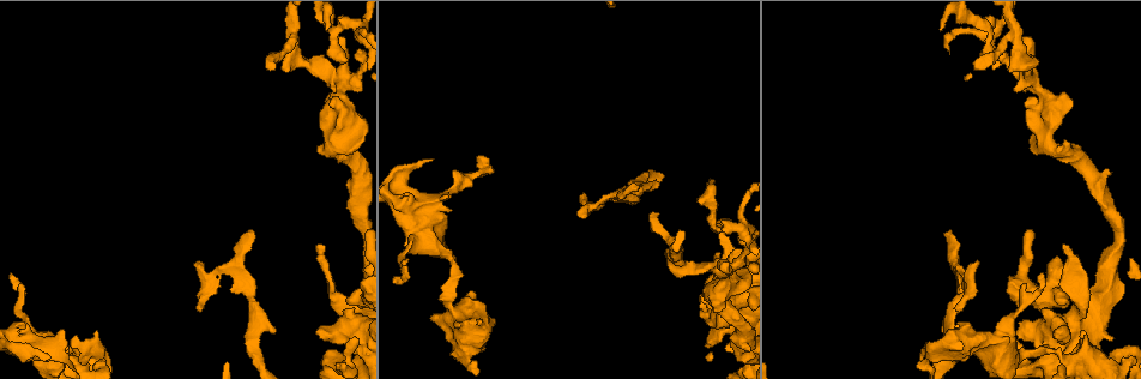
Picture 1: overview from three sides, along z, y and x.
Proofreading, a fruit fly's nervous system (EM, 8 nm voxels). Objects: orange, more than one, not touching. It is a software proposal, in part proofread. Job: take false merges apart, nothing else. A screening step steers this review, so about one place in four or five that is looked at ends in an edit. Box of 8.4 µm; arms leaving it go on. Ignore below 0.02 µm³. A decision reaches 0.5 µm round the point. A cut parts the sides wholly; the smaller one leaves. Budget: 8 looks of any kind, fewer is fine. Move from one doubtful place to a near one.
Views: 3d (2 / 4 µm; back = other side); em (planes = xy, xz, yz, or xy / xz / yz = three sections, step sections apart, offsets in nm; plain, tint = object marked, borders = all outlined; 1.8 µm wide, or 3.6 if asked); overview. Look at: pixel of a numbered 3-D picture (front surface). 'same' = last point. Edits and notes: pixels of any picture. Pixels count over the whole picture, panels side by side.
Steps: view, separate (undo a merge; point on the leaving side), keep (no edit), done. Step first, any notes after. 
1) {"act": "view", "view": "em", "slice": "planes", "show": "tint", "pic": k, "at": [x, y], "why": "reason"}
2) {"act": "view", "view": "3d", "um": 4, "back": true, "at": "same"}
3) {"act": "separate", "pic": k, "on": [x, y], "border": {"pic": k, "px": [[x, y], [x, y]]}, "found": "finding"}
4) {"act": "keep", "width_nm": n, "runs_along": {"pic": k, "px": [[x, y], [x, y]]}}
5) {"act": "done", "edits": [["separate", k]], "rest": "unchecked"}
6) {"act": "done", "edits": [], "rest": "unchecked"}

{"act": "view", "view": "3d", "um": 2, "pic": 1, "at": [339, 89], "why": "sudden change in width"}

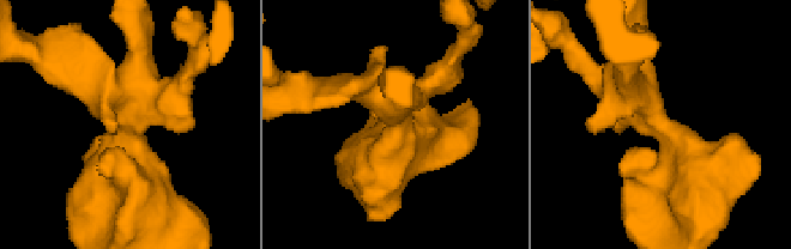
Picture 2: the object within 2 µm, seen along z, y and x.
{"act": "view", "view": "em", "slice": "planes", "show": "plain", "pic": 2, "at": [653, 123], "arms": 4}

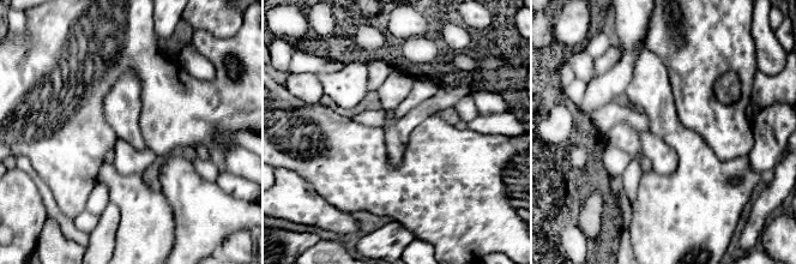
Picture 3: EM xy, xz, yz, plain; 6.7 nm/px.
{"act": "view", "view": "em", "slice": "planes", "show": "tint", "at": "same"}

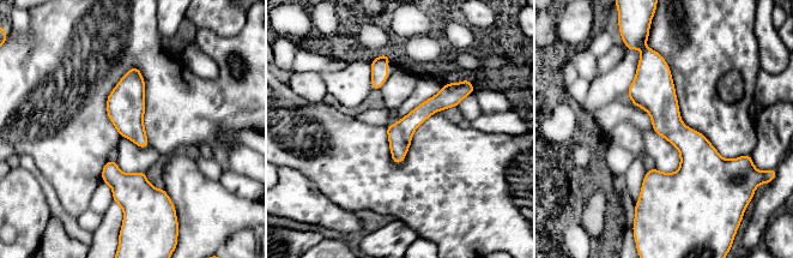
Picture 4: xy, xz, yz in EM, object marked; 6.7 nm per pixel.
{"act": "keep", "runs_along": {"pic": 4, "px": [[655, 61], [688, 143], [663, 204]]}, "found": "continuous, no second neuron"}

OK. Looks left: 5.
{"act": "view", "view": "3d", "um": 4, "pic": 1, "at": [360, 315], "why": "calibre changes"}

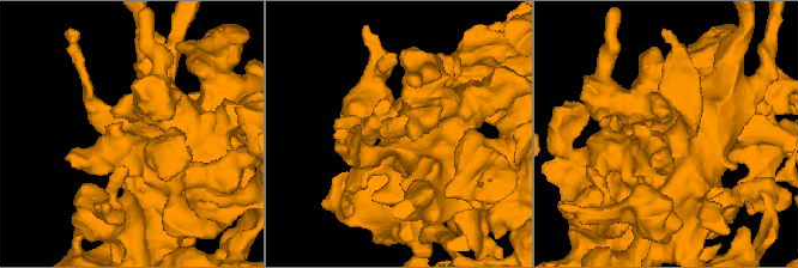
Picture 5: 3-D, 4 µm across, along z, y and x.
{"act": "view", "view": "em", "slice": "planes", "show": "tint", "pic": 5, "at": [684, 134], "why": "shape alone is not enough"}

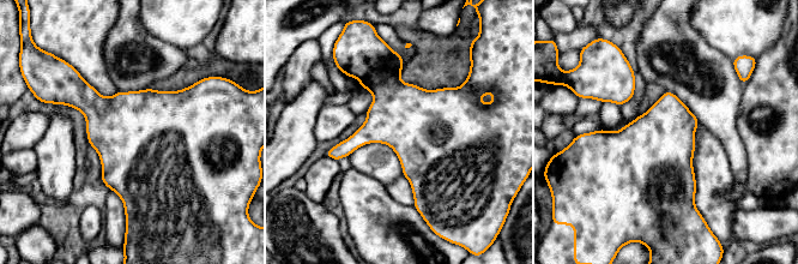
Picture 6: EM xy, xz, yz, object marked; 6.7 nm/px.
{"act": "keep", "found": "one neuron here"}

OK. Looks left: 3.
{"act": "view", "view": "3d", "um": 4, "pic": 1, "at": [1012, 321], "why": "calibre changes"}

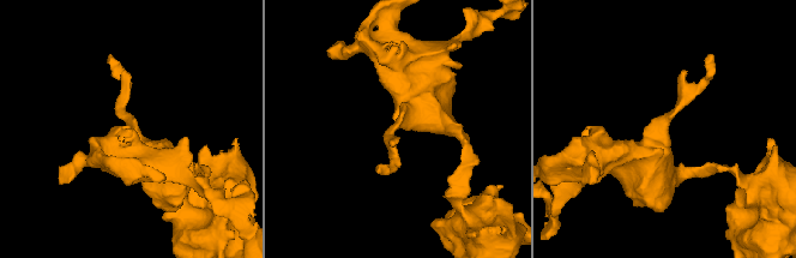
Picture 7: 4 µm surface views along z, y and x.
{"act": "view", "view": "em", "slice": "planes", "show": "tint", "pic": 7, "at": [664, 123], "why": "need the tissue"}

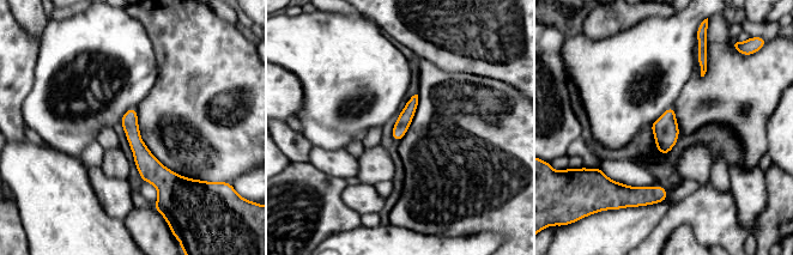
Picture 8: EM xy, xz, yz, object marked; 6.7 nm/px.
{"act": "keep", "width_nm": 90, "found": "one neuron here"}

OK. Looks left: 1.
{"act": "done", "edits": [], "rest": "unchecked"}

